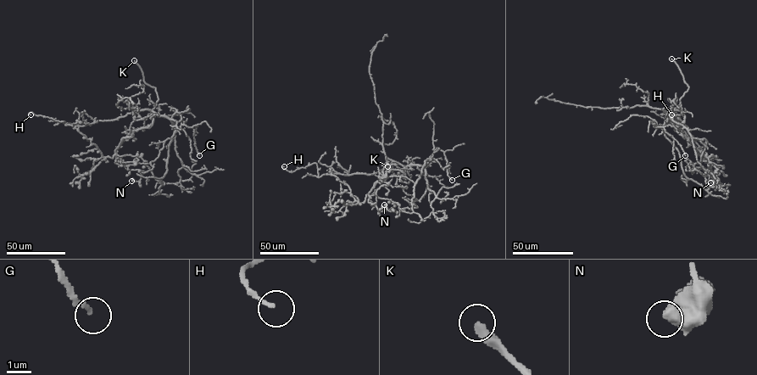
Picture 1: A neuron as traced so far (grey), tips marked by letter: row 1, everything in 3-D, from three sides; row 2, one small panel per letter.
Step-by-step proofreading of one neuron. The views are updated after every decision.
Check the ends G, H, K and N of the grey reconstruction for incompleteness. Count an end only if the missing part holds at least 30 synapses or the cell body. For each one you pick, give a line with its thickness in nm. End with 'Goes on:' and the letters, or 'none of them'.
K: Thickness 320 nm
Goes on: K

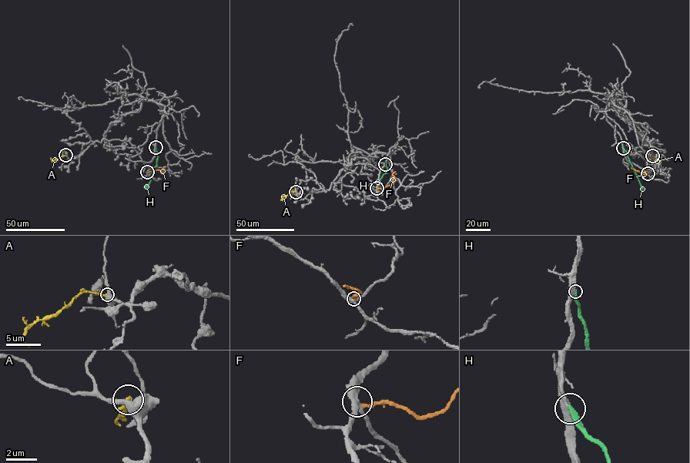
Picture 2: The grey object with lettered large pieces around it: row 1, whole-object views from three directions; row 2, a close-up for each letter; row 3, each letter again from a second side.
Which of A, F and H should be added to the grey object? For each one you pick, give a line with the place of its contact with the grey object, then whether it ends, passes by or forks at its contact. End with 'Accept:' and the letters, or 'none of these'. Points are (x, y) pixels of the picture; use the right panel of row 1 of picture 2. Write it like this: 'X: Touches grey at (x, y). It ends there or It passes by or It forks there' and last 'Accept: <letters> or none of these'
Accept: none of these

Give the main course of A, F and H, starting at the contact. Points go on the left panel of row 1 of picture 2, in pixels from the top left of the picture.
A: (65, 155), (54, 160), (50, 157)
F: (147, 172), (159, 169), (163, 172), (163, 167), (165, 166)
H: (155, 147), (156, 166), (149, 183), (144, 187)

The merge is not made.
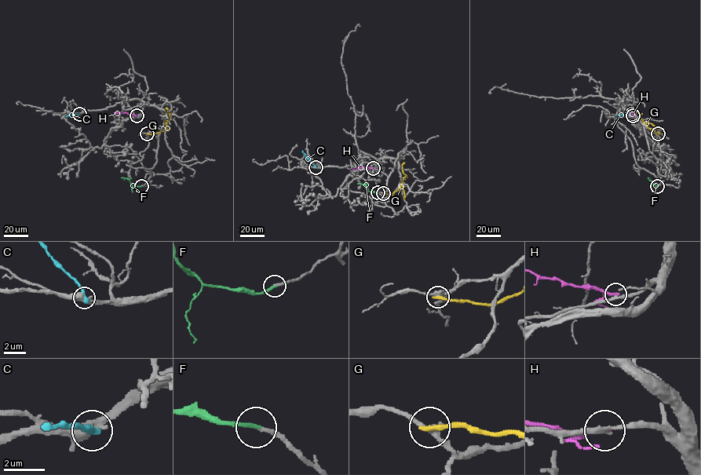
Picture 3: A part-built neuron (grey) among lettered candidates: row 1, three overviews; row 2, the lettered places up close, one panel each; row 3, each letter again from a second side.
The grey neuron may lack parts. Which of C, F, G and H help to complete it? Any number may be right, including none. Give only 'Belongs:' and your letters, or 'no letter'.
Belongs: F

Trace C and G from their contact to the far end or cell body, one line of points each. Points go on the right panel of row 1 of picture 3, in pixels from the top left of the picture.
C: (632, 114), (615, 117)
G: (658, 133), (649, 128), (637, 112), (627, 109)

